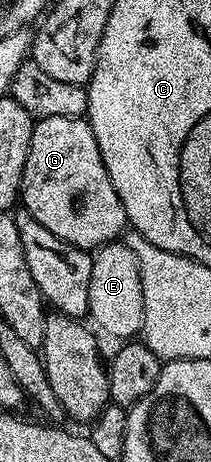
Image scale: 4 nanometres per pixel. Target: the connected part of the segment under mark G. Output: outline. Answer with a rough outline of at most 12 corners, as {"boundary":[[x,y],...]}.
{"boundary":[[86,117],[34,123],[21,206],[88,252],[128,225]]}

